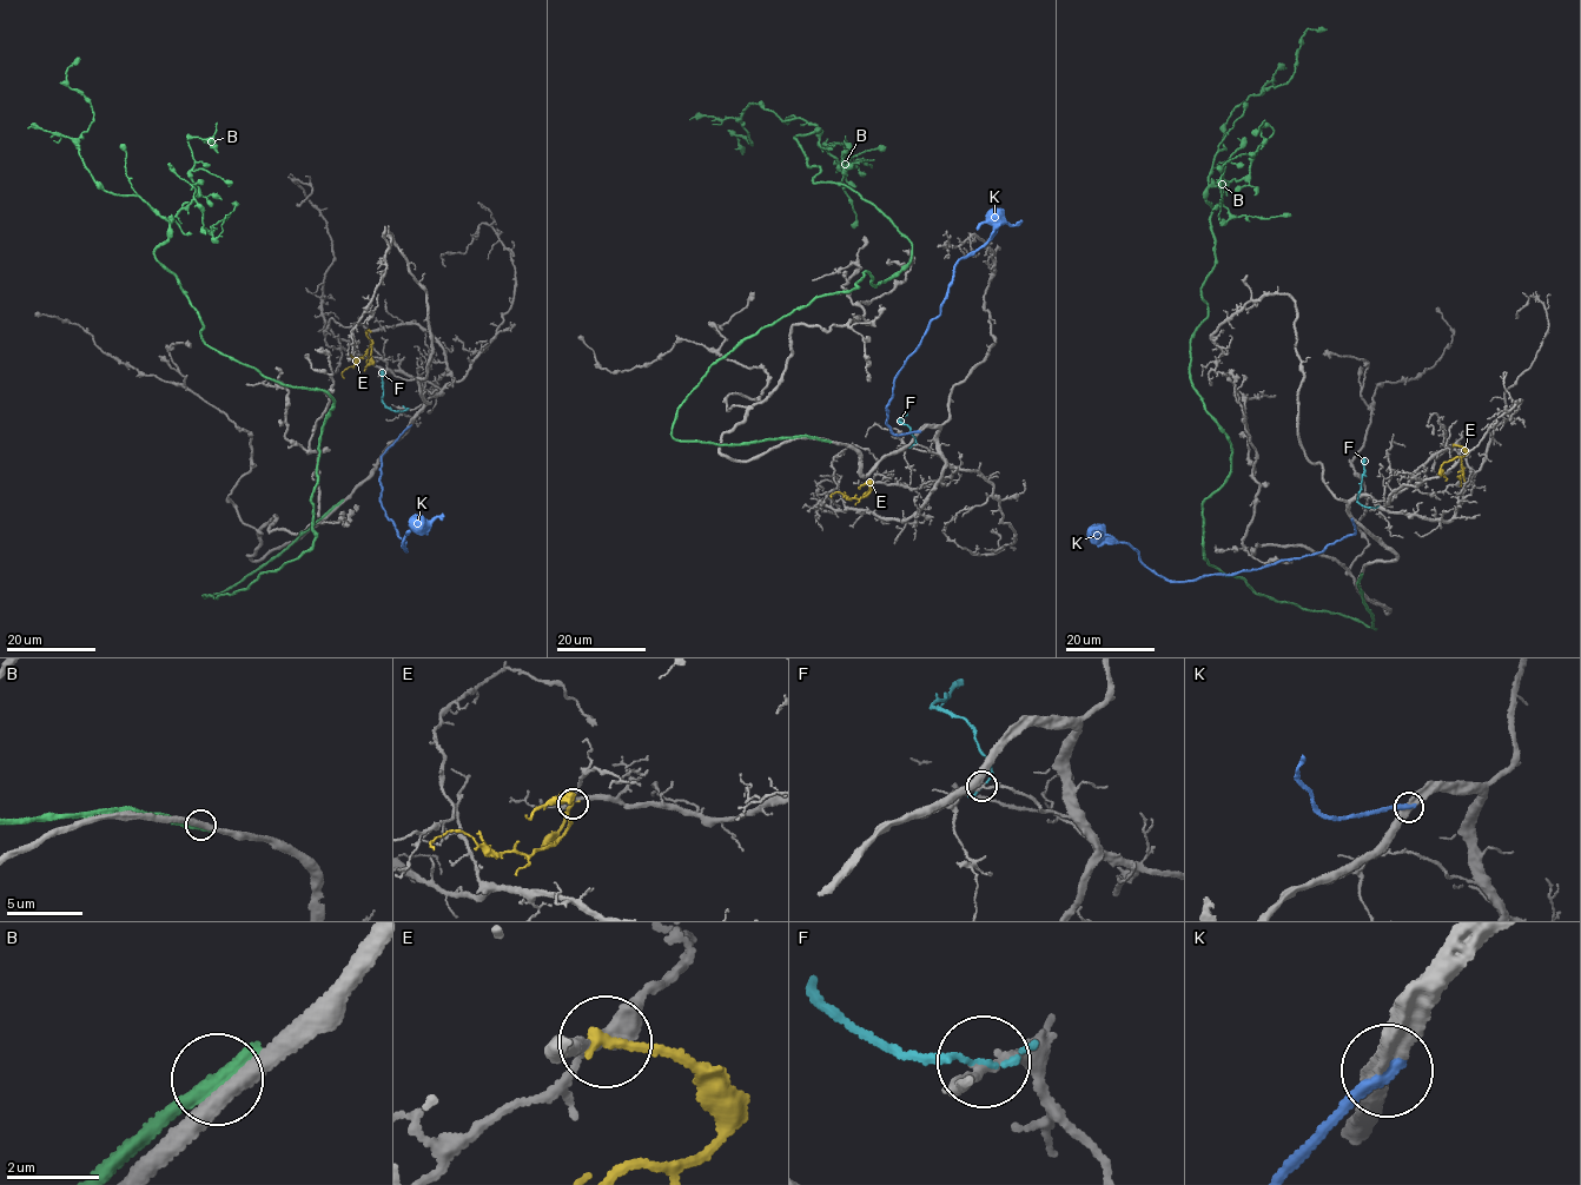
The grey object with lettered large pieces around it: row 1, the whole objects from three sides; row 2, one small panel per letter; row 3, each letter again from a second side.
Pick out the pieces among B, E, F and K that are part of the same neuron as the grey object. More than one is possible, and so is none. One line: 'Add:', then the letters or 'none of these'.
Add: K

